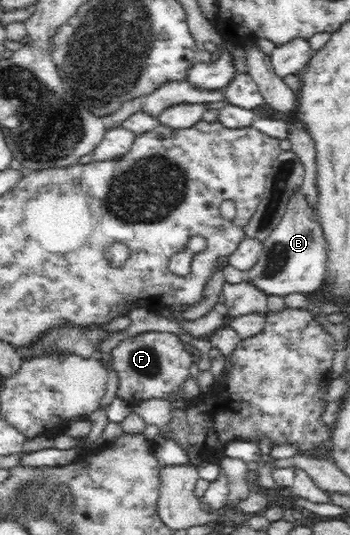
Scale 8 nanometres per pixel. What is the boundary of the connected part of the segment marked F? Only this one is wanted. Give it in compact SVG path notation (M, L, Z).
M143 332L123 339L109 351L110 359L105 369L115 370L119 385L115 397L125 401L145 401L153 398L183 397L183 384L189 378L193 363L192 352L173 333Z

